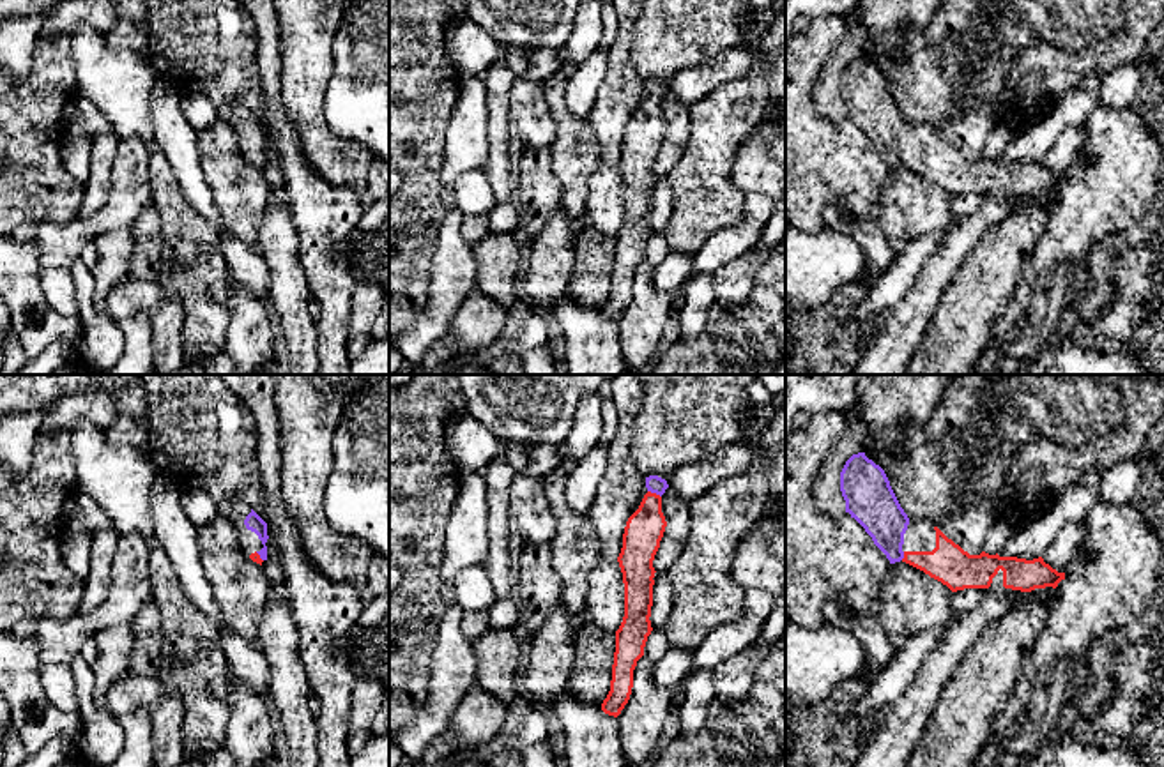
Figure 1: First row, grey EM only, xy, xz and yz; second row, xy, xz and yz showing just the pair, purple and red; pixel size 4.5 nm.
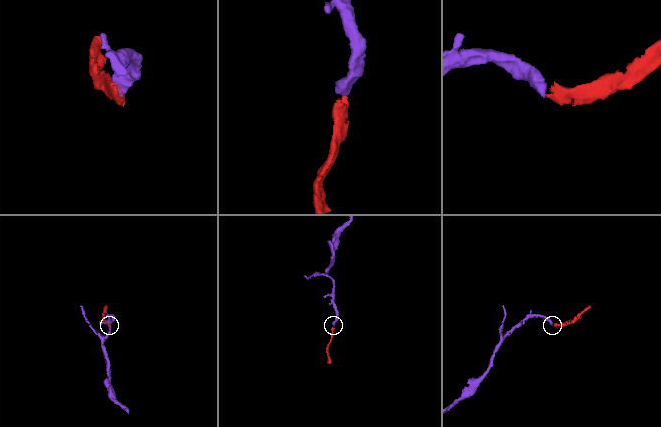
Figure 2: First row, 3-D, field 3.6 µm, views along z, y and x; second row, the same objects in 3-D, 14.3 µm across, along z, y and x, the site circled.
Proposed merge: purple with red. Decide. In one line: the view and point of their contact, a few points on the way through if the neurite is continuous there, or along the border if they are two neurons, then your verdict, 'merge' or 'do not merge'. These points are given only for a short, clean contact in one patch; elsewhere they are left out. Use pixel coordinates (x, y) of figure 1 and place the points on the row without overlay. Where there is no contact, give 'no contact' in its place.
meets purple in xz at (655, 96); runs through xz (653, 87), (655, 96), (644, 133); merge

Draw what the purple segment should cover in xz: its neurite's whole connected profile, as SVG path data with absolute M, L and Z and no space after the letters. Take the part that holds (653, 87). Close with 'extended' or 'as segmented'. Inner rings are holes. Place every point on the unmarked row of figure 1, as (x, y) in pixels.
M649 80L646 92L647 97L639 113L626 125L623 152L617 161L624 187L624 221L616 235L610 295L601 308L601 315L614 322L630 304L633 274L644 260L647 240L653 235L649 224L656 177L653 164L667 131L662 99L669 88L658 80Z | extended

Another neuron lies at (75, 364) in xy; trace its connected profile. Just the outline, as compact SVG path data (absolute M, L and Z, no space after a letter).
M76 355L69 357L69 361L58 368L55 375L106 375L106 371L88 366L81 355Z

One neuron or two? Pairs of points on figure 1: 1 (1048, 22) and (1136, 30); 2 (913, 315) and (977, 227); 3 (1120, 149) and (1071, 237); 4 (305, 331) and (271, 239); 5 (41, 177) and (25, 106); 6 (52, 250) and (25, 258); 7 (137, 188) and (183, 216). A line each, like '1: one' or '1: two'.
1: two
2: one
3: one
4: one
5: one
6: two
7: two

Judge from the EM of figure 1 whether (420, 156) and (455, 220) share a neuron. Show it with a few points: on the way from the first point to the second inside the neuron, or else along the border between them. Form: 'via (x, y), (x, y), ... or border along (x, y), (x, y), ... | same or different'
border along (448, 211), (434, 250) | different

